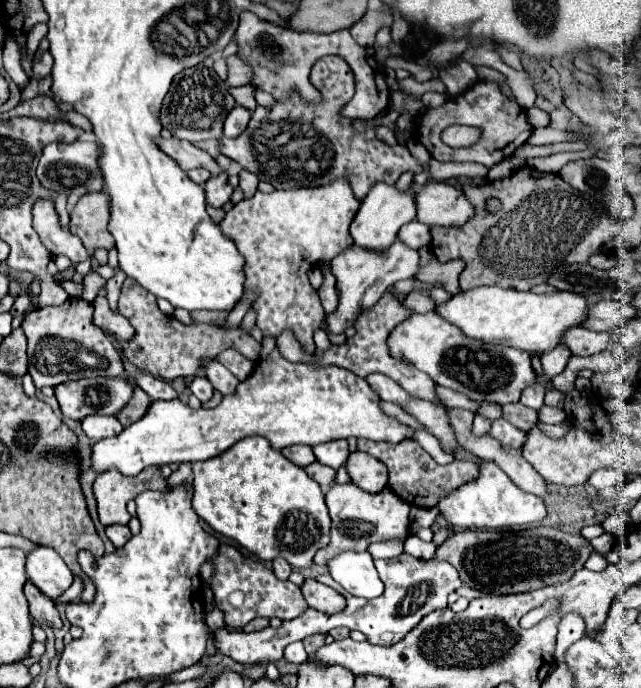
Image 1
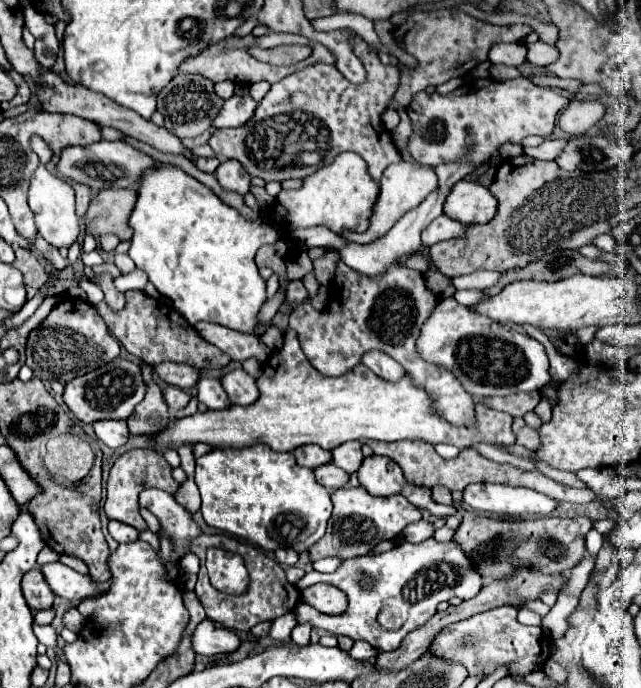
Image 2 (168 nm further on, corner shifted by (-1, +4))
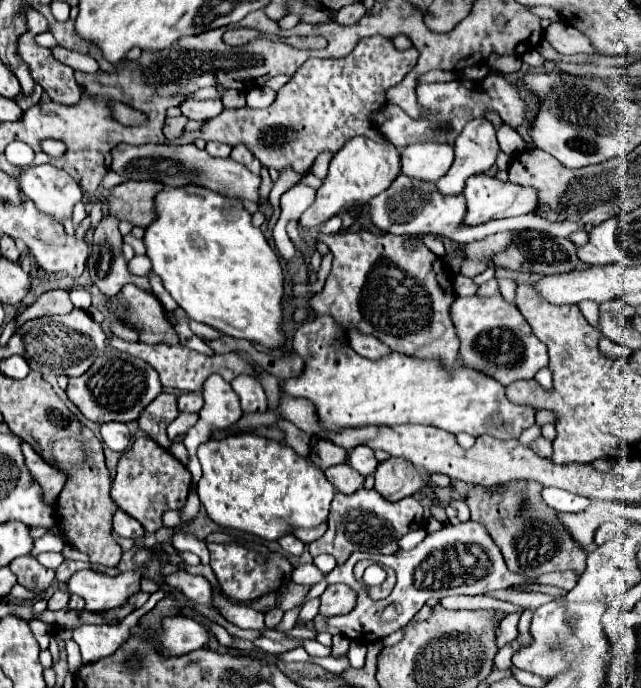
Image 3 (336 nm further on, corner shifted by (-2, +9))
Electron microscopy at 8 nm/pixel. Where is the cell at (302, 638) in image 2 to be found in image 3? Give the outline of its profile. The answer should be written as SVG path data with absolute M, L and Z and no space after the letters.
M318 599L308 601L308 603L300 609L300 613L298 613L298 625L306 625L306 623L310 623L310 621L318 615L318 607L320 607Z

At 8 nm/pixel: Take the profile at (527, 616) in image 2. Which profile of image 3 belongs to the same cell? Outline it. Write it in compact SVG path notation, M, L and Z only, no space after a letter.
M516 611L516 613L510 613L510 615L506 615L506 619L502 621L502 635L496 639L496 643L498 643L498 649L500 647L504 647L506 643L510 643L514 637L516 637L516 625L518 625L518 621L520 621L520 611Z

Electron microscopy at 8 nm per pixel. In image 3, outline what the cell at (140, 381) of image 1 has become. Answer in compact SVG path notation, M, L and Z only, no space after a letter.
M182 393L178 397L180 411L200 411L202 409L202 395L200 393Z

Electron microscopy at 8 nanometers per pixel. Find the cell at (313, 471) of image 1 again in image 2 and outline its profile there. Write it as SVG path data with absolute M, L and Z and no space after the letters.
M333 462L315 468L315 476L317 476L317 482L321 486L325 486L329 492L335 492L349 482L349 474L341 468L337 468Z

